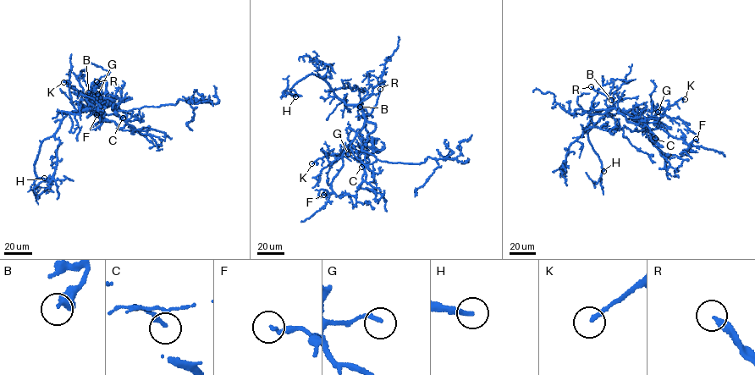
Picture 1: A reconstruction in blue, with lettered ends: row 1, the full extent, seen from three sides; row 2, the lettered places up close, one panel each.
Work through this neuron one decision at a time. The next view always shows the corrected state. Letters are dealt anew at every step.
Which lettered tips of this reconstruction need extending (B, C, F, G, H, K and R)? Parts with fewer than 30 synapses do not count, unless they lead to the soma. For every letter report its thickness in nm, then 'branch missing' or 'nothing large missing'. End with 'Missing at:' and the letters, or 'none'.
B: calibre 300 nm; nothing large missing
C: calibre 200 nm; nothing large missing
F: calibre 190 nm; nothing large missing
G: calibre 170 nm; nothing large missing
H: calibre 280 nm; branch missing
K: calibre 190 nm; branch missing
R: calibre 240 nm; branch missing
Missing at: H, K, R

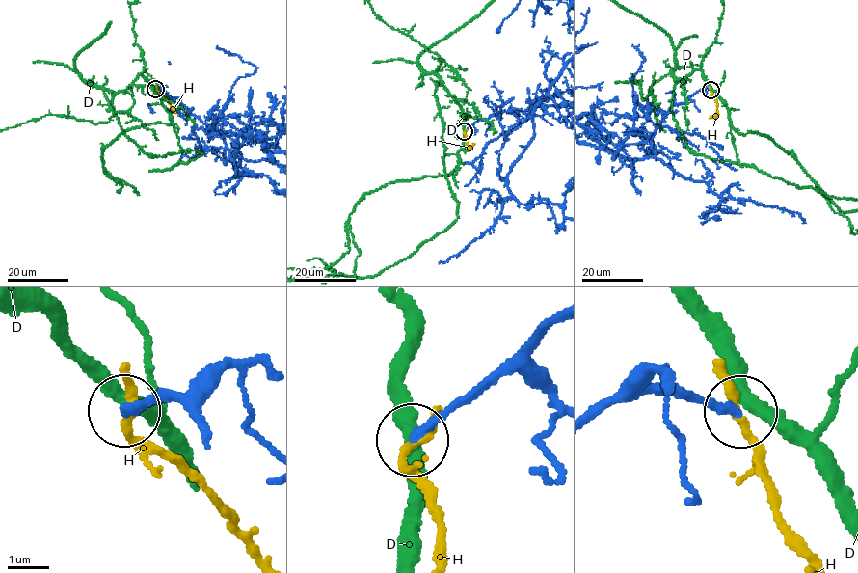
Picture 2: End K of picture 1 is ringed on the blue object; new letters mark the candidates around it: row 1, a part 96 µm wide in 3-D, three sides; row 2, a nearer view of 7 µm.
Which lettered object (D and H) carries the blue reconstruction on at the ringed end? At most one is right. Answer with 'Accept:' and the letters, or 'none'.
Accept: none

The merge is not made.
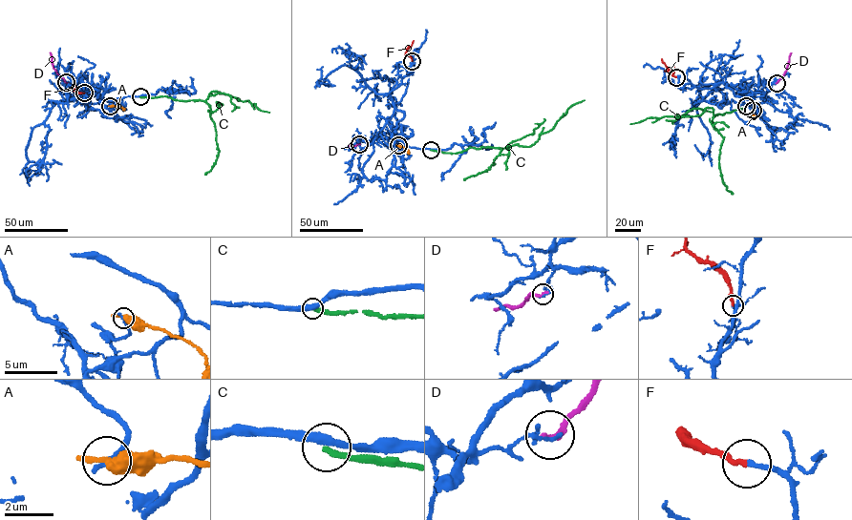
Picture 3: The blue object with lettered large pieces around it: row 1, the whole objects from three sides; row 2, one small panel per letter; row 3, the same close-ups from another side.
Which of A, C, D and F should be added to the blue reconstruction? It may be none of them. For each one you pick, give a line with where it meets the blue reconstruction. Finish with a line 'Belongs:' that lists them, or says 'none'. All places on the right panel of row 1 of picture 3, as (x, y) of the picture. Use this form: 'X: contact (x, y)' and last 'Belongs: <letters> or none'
F: contact (676, 77)
Belongs: F

